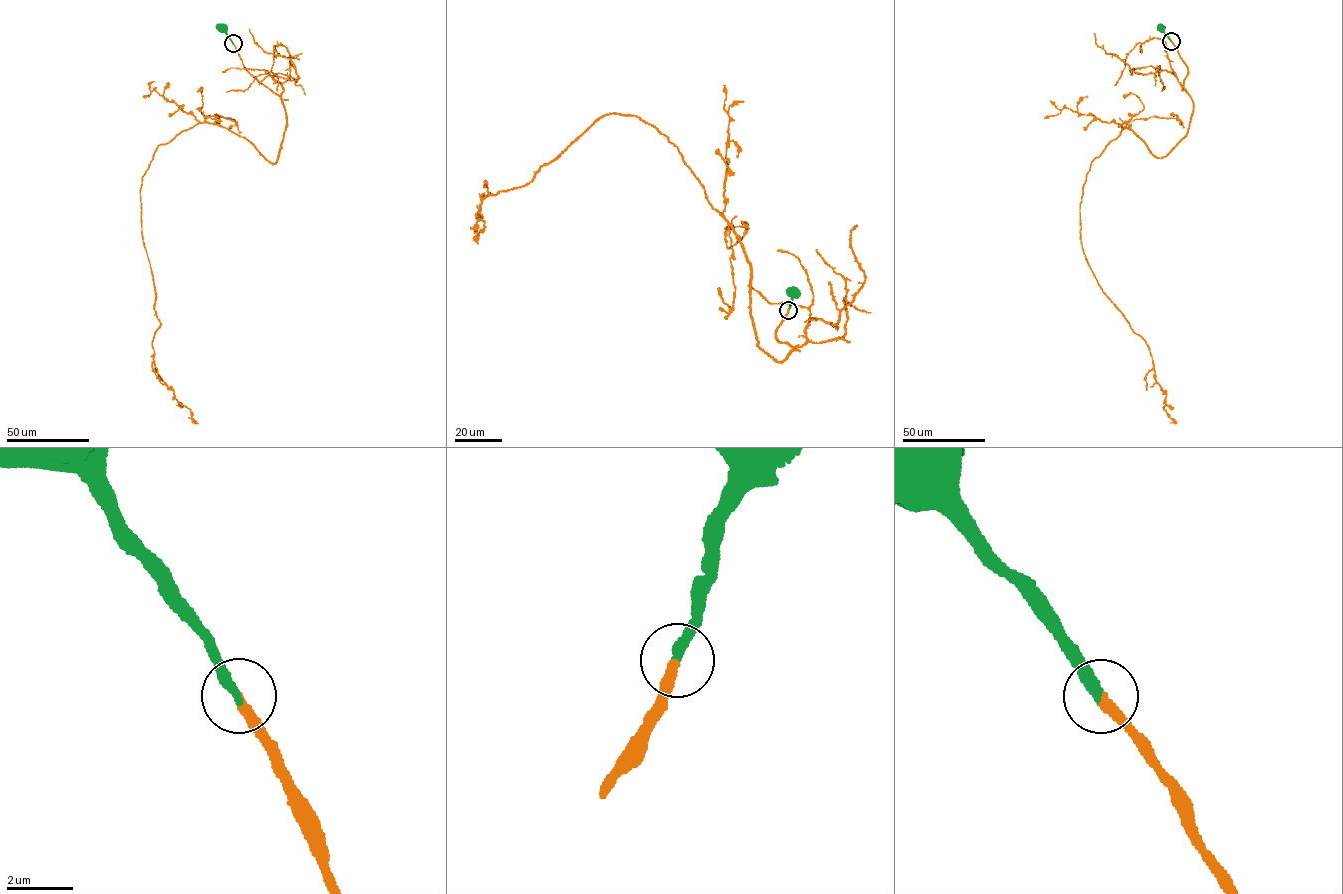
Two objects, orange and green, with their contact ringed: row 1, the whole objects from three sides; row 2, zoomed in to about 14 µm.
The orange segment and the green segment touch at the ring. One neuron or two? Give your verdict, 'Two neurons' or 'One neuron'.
One neuron

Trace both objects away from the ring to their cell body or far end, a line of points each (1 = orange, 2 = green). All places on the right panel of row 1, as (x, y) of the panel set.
1: (1171, 41), (1187, 133), (1156, 158), (1122, 128), (1080, 207), (1087, 263), (1148, 345), (1176, 423)
2: (1171, 41), (1161, 28)

